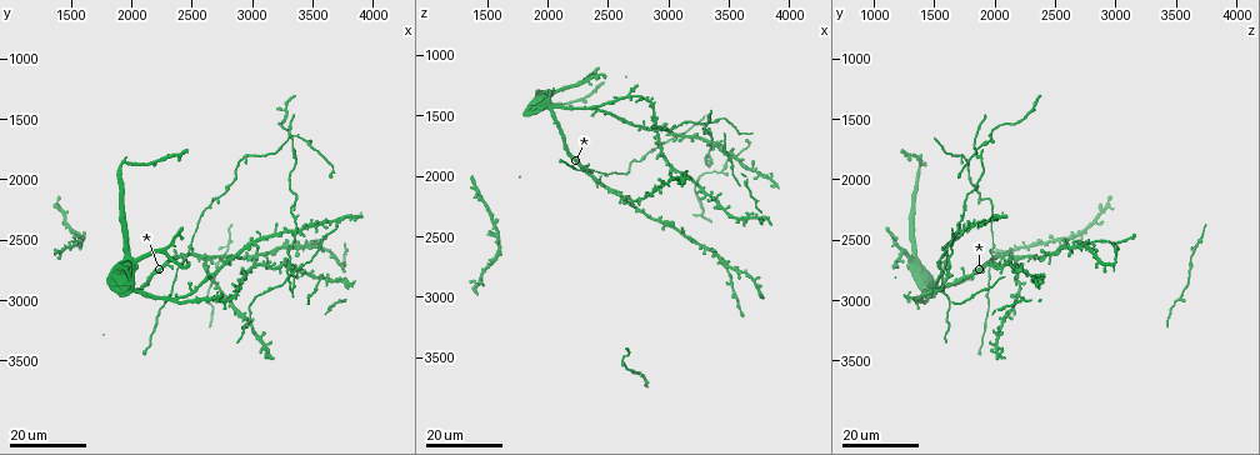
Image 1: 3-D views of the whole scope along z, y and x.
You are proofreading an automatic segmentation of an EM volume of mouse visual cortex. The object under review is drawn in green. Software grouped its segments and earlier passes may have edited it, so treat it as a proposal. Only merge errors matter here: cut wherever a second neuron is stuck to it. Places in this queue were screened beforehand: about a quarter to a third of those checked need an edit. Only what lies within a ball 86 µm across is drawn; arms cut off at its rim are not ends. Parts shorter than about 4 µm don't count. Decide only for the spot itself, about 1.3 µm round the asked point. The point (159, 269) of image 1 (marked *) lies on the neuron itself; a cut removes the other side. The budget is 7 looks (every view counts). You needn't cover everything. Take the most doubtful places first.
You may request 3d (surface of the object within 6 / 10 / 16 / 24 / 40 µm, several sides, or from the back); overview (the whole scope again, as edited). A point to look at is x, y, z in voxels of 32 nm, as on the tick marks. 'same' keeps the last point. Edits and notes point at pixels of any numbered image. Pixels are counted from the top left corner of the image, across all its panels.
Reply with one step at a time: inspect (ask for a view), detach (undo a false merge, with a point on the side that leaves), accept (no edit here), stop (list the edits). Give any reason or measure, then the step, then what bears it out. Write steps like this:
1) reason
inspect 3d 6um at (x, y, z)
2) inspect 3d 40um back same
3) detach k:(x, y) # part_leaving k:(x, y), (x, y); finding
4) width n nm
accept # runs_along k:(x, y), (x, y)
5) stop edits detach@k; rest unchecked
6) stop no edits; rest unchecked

looks like a crossing
inspect 3d 24um at (3380, 2760, 2200)

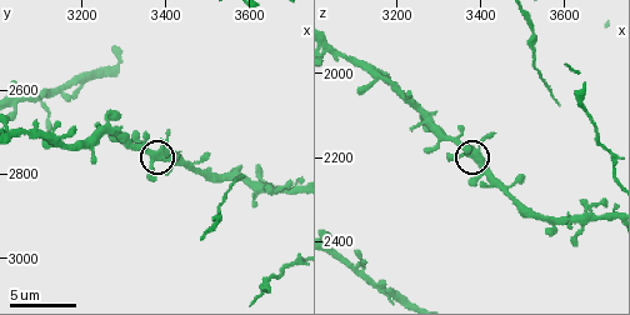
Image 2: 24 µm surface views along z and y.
inspect 3d 6um at (3395, 2755, 2185)

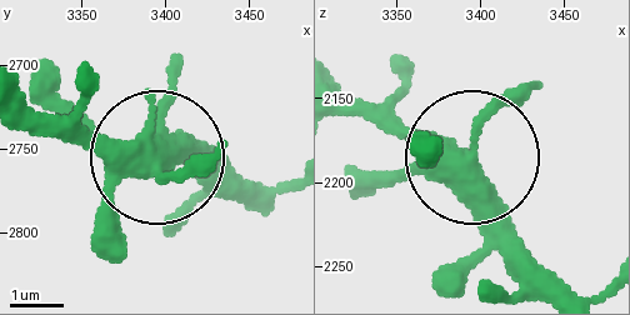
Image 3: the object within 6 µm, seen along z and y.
accept # runs_along 3:(343, 88), (473, 155), (490, 115), (540, 88); all the same neuron

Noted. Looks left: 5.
three arms meet
inspect 3d 16um at (3440, 1680, 1980)

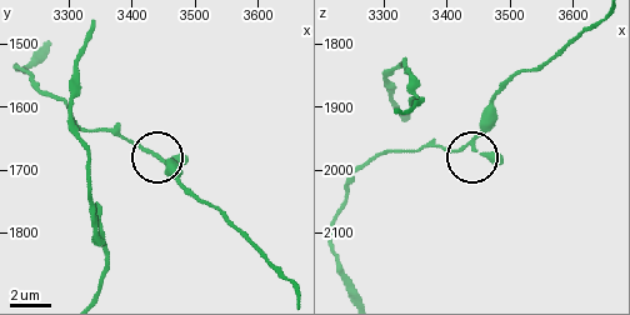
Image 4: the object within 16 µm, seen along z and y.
inspect 3d 6um at (3440, 1680, 1950)

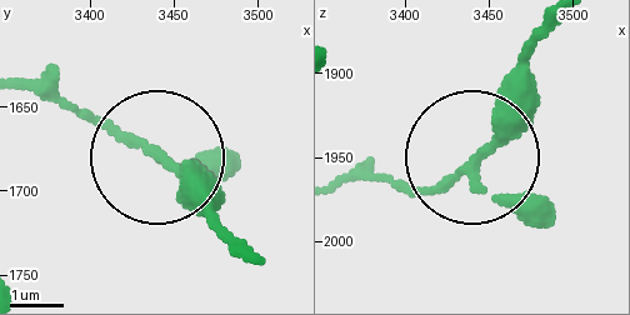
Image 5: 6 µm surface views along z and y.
arms 3
accept # continuous, no second neuron

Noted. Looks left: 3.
sudden change in width
inspect 3d 24um at (2780, 2060, 1820)

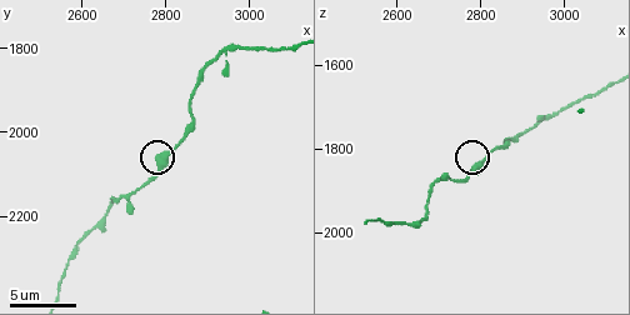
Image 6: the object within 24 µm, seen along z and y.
inspect 3d 6um at (2805, 2045, 1830)

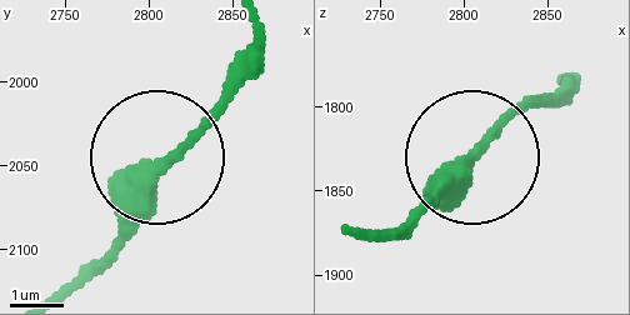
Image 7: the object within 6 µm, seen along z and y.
accept # all the same neuron

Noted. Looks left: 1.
stop no edits; rest unchecked

